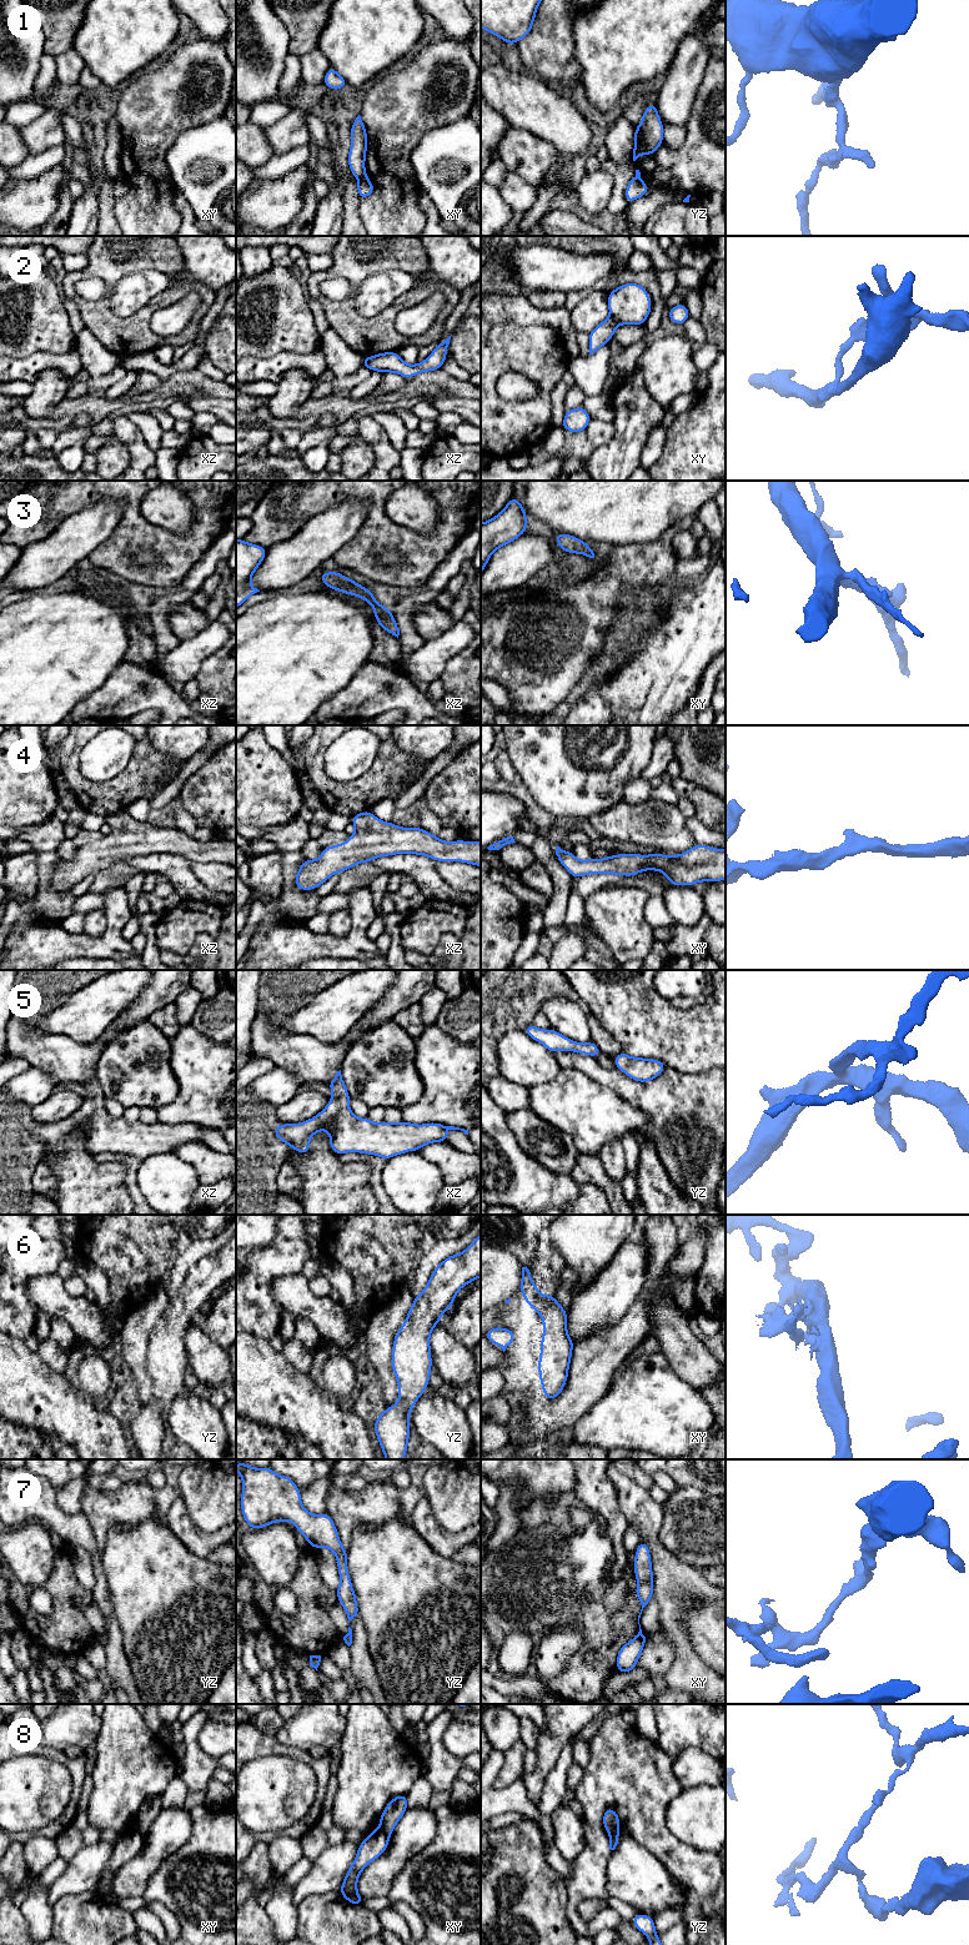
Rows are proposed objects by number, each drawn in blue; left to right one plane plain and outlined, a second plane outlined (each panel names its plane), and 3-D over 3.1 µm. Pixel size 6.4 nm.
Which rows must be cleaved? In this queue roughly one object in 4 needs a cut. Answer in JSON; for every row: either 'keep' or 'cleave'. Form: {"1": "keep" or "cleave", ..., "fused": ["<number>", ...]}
{"1": "cleave", "2": "cleave", "3": "keep", "4": "keep", "5": "keep", "6": "keep", "7": "keep", "8": "cleave", "fused": ["1", "2", "8"]}

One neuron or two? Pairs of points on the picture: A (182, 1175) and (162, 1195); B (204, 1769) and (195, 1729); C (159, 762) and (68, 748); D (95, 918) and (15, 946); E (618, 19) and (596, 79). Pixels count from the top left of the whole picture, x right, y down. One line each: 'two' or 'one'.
A: one
B: one
C: one
D: two
E: one

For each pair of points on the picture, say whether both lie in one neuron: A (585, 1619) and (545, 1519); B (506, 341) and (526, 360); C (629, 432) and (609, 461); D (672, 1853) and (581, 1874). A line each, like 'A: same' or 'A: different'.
A: same
B: same
C: same
D: same

